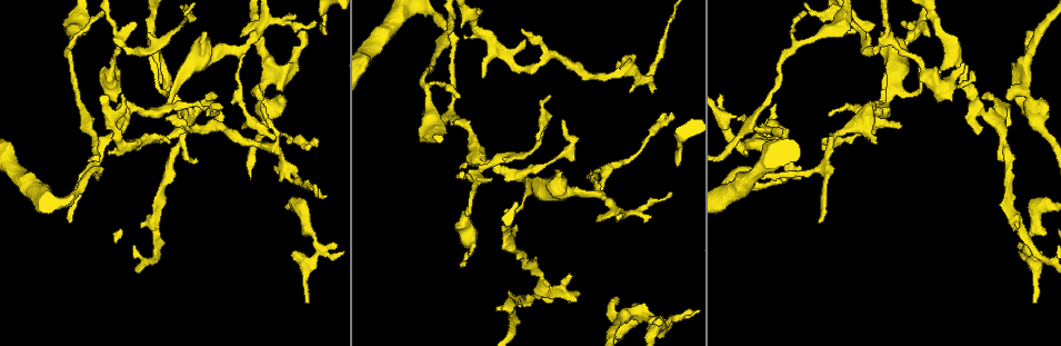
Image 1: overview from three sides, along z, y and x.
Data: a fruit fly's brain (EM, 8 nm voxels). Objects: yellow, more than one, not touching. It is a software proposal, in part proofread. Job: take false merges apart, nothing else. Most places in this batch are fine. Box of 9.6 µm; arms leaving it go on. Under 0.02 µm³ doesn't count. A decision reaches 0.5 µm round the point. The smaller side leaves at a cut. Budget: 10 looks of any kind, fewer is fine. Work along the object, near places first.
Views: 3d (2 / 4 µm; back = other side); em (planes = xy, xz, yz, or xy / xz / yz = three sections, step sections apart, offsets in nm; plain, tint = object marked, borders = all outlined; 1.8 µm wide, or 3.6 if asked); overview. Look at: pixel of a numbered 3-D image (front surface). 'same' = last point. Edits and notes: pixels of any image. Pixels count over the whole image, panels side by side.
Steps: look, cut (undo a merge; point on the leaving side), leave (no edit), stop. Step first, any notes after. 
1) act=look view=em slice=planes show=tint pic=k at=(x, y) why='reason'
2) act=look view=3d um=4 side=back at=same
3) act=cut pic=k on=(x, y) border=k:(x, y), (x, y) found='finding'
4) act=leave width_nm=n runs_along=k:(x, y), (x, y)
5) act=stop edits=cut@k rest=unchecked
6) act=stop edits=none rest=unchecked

act=look view=3d um=2 pic=1 at=(192, 129) why='abrupt turn'

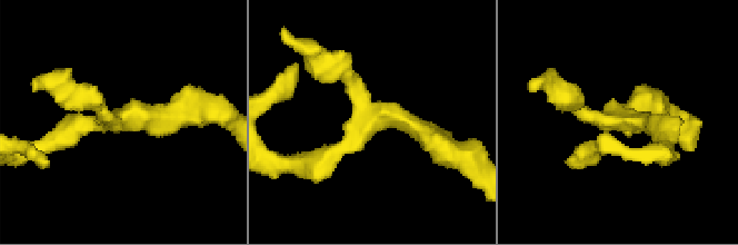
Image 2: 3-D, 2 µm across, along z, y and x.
act=look view=em slice=xy step=16 show=tint pic=2 at=(624, 124)

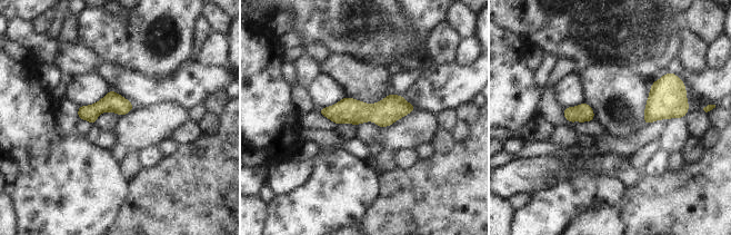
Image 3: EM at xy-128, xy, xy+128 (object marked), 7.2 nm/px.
act=look view=em slice=planes show=borders at=same why='another direction'

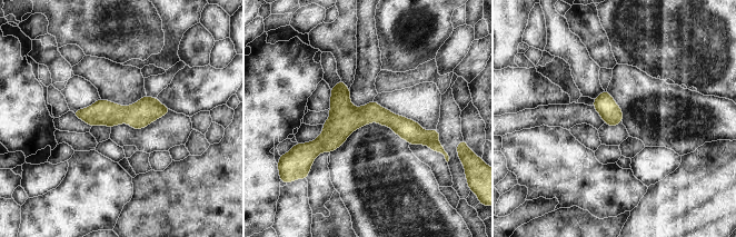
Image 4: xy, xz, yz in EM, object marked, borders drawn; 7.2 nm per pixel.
act=leave runs_along=4:(433, 135), (358, 116), (308, 146) found='continuous, no second neuron'

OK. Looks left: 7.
act=look view=3d um=2 pic=1 at=(521, 174) why='sudden change in width'

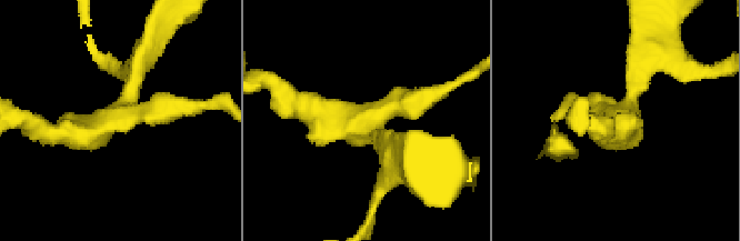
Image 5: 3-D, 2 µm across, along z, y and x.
act=look view=em slice=xy step=8 show=tint pic=5 at=(372, 128) why='shape alone is not enough'

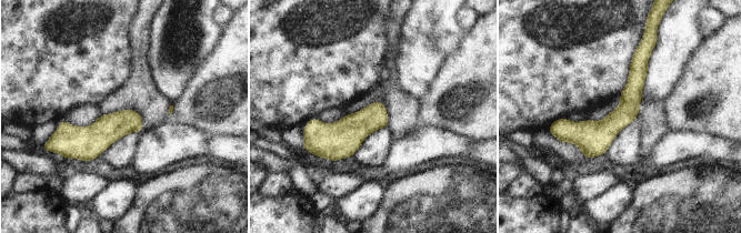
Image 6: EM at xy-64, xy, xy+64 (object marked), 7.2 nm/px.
act=look view=em slice=xz step=4 show=tint at=same why='cut it another way'

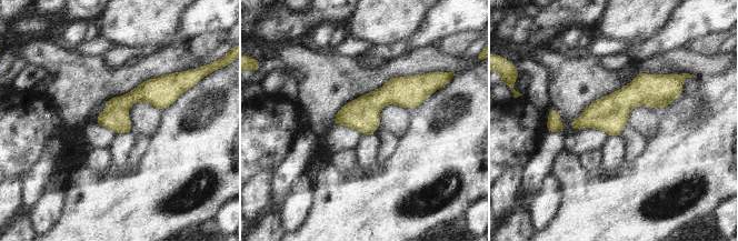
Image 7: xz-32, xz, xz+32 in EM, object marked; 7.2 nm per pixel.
act=leave width_nm=190 found='continuous, no second neuron'

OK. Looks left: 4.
act=look view=em slice=planes show=tint pic=1 at=(475, 183) why='branch point'

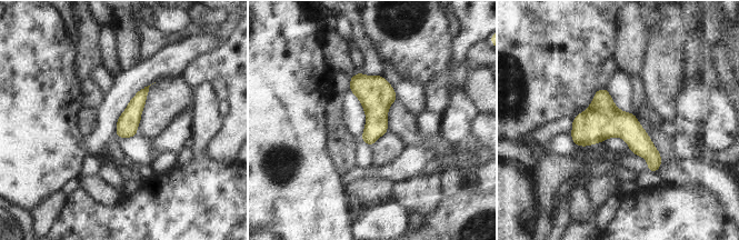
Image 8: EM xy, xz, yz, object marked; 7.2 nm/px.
act=leave found='all the same neuron'

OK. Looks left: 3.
act=look view=em slice=planes show=tint pic=1 at=(1034, 107)

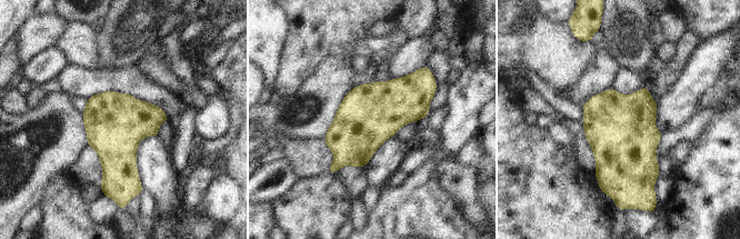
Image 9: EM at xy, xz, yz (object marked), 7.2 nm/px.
act=leave found='one neuron here'

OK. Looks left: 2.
act=stop edits=none rest=unchecked

